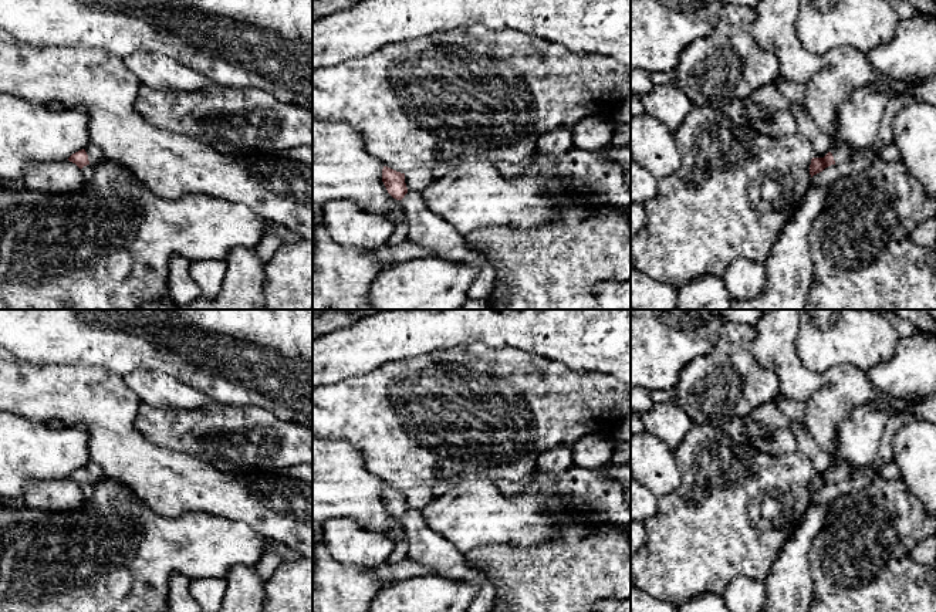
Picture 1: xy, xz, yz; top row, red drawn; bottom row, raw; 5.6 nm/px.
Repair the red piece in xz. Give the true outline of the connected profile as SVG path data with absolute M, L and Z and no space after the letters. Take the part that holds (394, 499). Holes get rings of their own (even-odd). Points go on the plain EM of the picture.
M383 484L382 500L388 511L402 521L409 541L408 558L428 565L435 575L476 584L477 595L467 612L490 612L497 594L491 581L470 568L464 555L449 540L432 530L419 510L406 506L405 491Z

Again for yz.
M844 461L831 463L829 470L824 476L811 477L810 493L812 496L831 483L842 483L855 476L858 471L858 469Z

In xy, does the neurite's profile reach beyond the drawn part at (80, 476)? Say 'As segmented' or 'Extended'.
Extended

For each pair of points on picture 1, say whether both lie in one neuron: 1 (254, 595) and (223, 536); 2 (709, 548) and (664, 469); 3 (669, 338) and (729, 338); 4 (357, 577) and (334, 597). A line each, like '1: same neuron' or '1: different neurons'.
1: different neurons
2: different neurons
3: different neurons
4: same neuron

